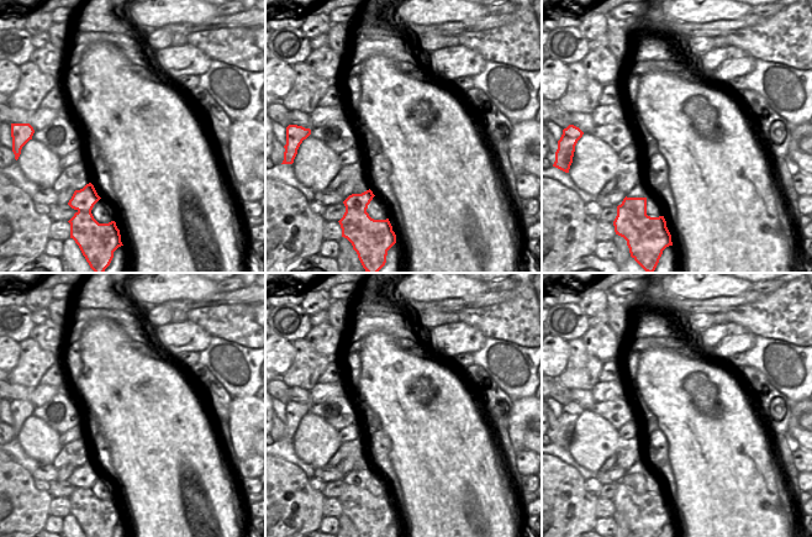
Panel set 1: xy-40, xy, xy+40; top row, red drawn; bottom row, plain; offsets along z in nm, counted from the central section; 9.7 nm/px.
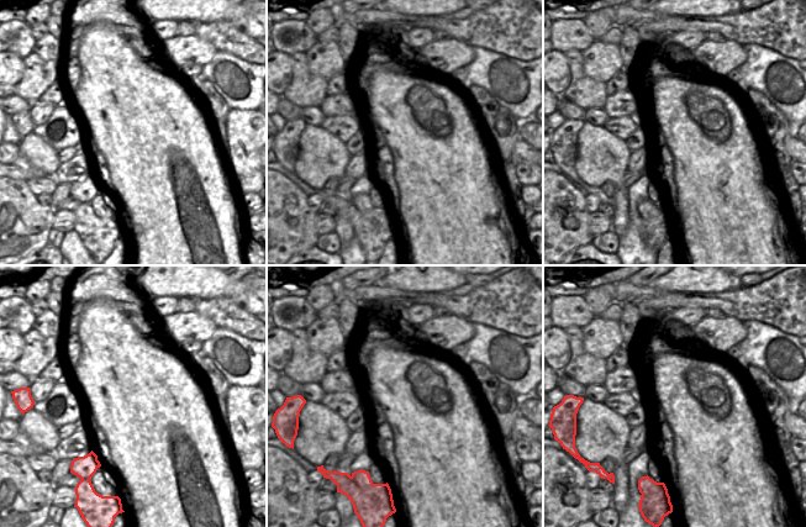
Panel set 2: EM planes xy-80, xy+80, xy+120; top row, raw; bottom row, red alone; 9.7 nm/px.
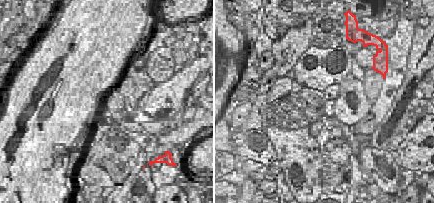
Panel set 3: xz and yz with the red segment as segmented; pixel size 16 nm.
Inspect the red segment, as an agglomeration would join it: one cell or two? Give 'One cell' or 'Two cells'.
Two cells

